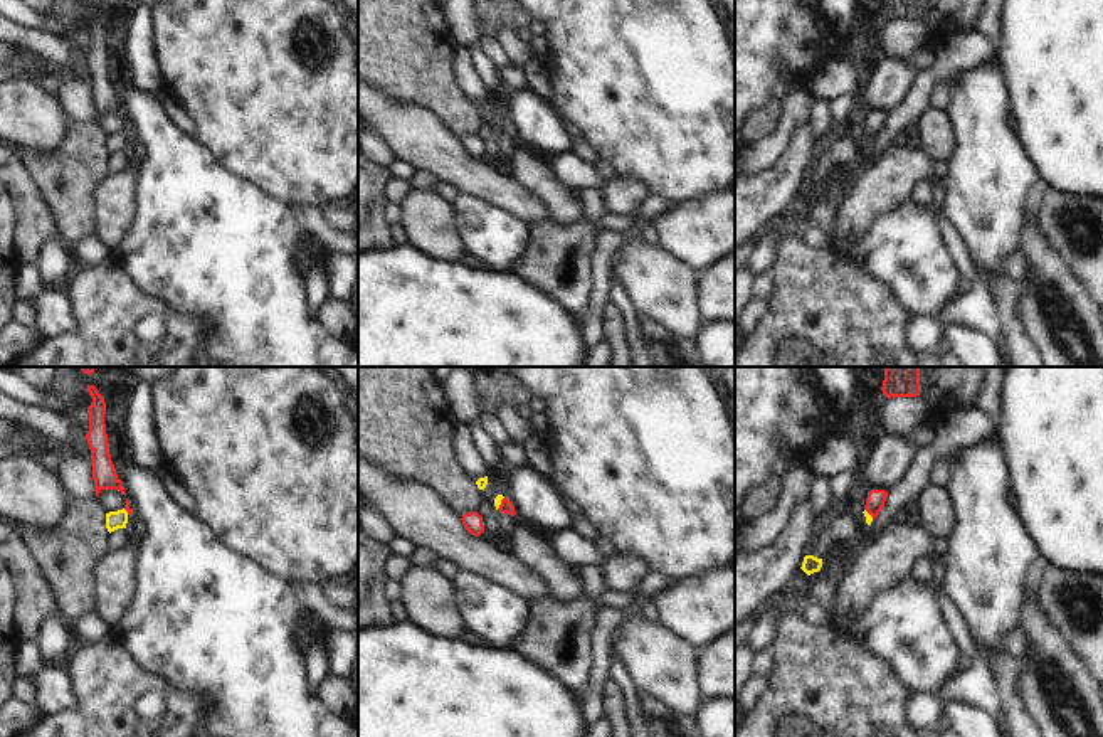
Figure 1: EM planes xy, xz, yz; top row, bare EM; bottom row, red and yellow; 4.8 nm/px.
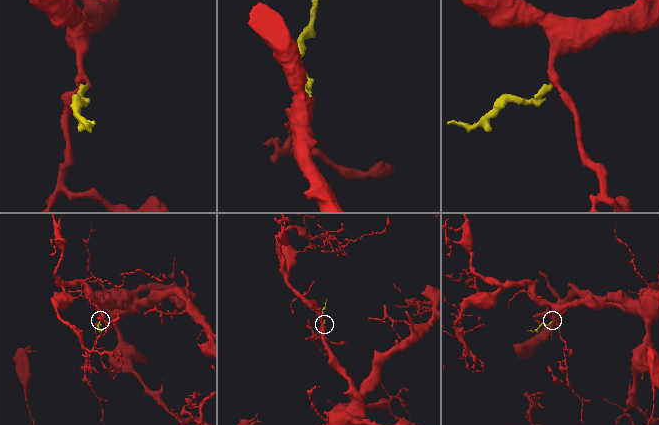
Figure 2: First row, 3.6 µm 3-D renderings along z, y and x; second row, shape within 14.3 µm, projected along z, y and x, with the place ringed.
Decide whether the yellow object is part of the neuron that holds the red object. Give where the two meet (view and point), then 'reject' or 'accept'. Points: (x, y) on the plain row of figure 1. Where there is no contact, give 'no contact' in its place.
meets red in xz at (501, 127); reject

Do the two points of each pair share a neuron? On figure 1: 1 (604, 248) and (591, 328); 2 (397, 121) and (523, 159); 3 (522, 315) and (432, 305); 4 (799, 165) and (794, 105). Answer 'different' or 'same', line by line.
1: same
2: different
3: same
4: different

